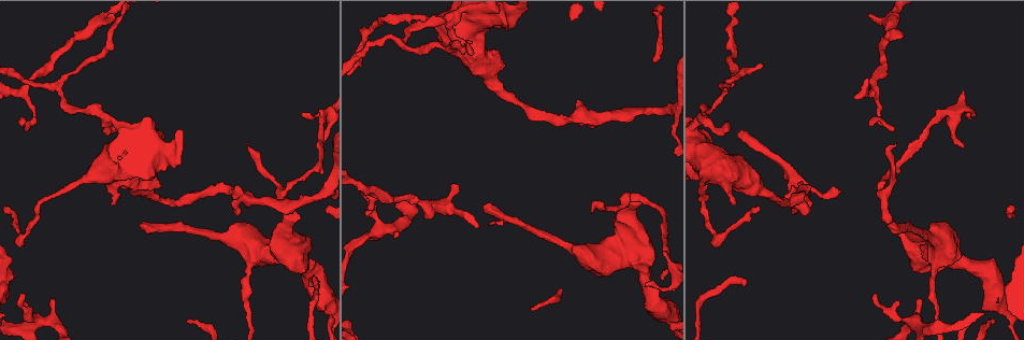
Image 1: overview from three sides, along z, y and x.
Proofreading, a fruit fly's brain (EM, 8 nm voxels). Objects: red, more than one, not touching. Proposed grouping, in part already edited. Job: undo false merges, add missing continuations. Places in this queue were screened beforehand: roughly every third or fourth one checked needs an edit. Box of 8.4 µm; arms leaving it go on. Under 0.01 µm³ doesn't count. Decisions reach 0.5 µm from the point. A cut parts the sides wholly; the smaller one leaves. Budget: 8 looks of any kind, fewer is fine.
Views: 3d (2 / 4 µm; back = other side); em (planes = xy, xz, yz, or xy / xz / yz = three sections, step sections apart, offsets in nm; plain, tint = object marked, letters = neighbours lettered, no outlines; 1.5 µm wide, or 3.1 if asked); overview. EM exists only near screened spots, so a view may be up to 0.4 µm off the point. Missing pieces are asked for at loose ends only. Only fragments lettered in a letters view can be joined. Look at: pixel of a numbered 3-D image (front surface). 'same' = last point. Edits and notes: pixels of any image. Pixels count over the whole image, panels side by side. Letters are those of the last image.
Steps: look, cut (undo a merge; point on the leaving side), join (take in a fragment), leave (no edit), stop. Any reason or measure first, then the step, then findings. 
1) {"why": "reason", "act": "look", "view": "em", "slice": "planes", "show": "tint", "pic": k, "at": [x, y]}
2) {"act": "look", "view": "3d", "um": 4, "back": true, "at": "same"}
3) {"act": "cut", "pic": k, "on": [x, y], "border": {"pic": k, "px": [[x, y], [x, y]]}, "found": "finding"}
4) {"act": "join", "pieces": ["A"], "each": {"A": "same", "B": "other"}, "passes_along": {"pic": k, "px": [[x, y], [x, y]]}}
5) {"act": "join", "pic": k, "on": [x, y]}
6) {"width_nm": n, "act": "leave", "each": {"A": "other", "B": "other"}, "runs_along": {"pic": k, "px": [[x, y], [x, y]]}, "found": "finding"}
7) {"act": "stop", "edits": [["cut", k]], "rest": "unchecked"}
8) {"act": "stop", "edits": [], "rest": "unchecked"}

{"why": "sudden change in width", "act": "look", "view": "em", "slice": "planes", "show": "letters", "pic": 1, "at": [756, 189]}

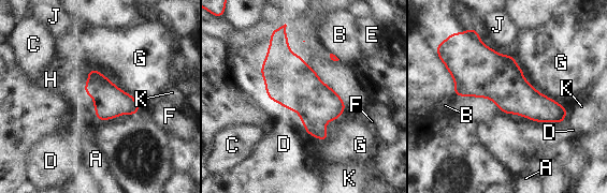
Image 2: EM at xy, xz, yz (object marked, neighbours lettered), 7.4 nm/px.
{"longest_contact_nm": ["G", 550], "act": "leave", "each": {"A": "other", "B": "other", "C": "other", "D": "other", "E": "other", "F": "other", "G": "other", "H": "other", "J": "other", "K": "other"}, "border": {"pic": 2, "px": [[286, 108], [299, 115], [306, 132]]}, "found": "continuous, no second cell"}

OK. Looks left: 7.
{"why": "an open end", "act": "look", "view": "em", "slice": "planes", "show": "plain", "pic": 1, "at": [483, 208]}

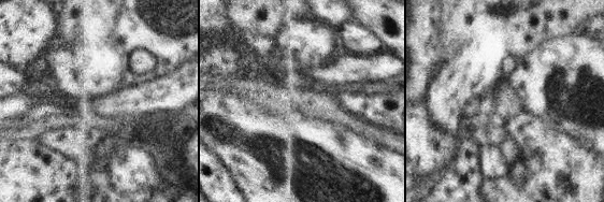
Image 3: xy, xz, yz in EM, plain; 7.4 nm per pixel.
{"why": "what lies round it", "act": "look", "view": "em", "slice": "planes", "show": "letters", "at": "same"}

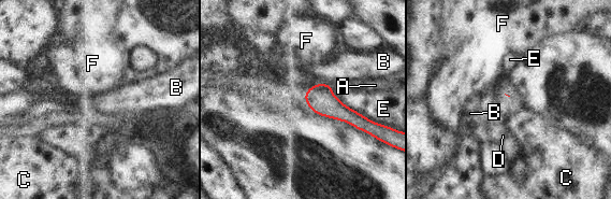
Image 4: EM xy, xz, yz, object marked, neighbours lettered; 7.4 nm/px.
{"longest_contact_nm": ["E", 440], "act": "leave", "each": {"A": "other", "B": "other", "C": "other", "D": "other", "E": "other", "F": "other"}, "found": "none of them fits"}

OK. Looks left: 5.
{"why": "tapers out", "act": "look", "view": "em", "slice": "planes", "show": "letters", "pic": 1, "at": [660, 278]}

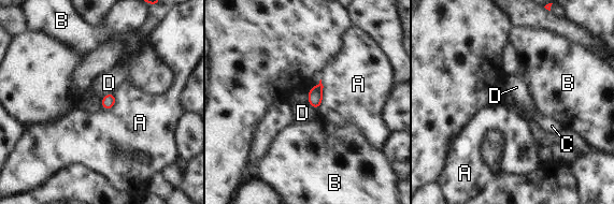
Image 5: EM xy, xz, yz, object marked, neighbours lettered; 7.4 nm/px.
{"act": "leave", "each": {"A": "other", "B": "other", "C": "other", "D": "other"}, "border": {"pic": 5, "px": [[114, 92], [109, 92], [102, 97]]}, "found": "no lettered fragment goes on from it"}

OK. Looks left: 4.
{"act": "look", "view": "3d", "um": 4, "pic": 1, "at": [883, 196]}

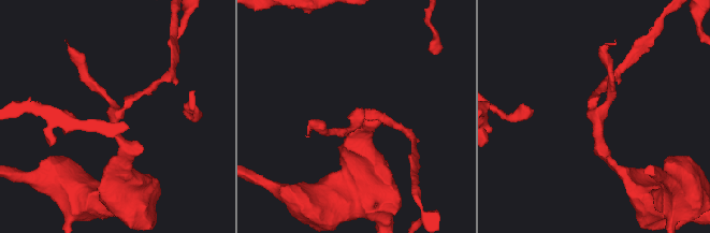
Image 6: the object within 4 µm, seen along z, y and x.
{"arms": 3, "why": "need the tissue", "act": "look", "view": "em", "slice": "planes", "show": "tint", "pic": 6, "at": [354, 119]}

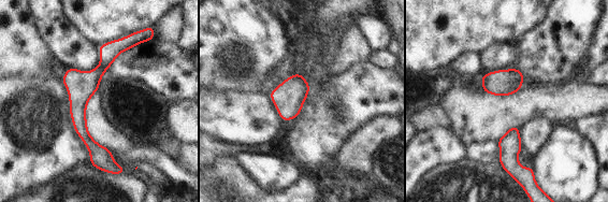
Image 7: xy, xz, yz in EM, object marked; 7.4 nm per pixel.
{"act": "look", "view": "em", "slice": "planes", "show": "letters", "at": "same"}

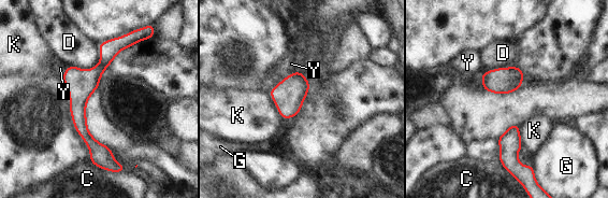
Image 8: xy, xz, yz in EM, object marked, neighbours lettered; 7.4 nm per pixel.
{"act": "leave", "each": {"C": "other", "D": "other", "G": "other", "K": "other", "Y": "other"}, "border": {"pic": 8, "px": [[268, 93], [283, 118]]}, "found": "one cell here"}

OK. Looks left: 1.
{"act": "stop", "edits": [], "rest": "unchecked"}

